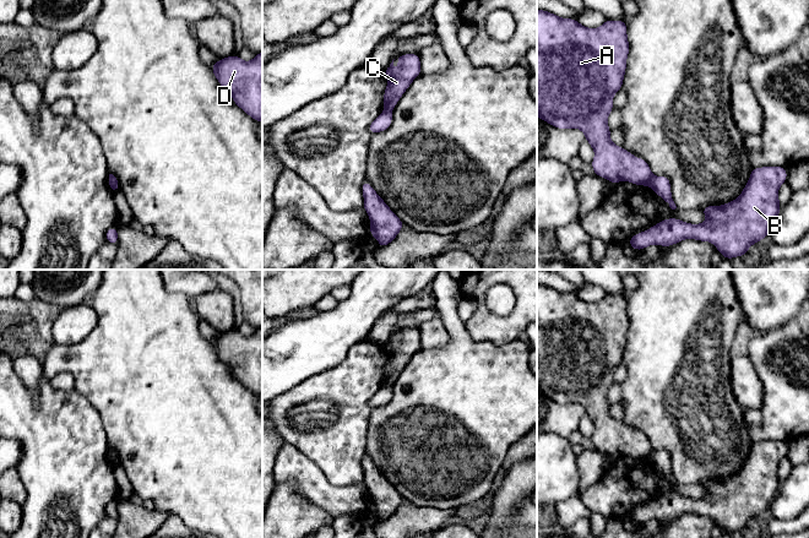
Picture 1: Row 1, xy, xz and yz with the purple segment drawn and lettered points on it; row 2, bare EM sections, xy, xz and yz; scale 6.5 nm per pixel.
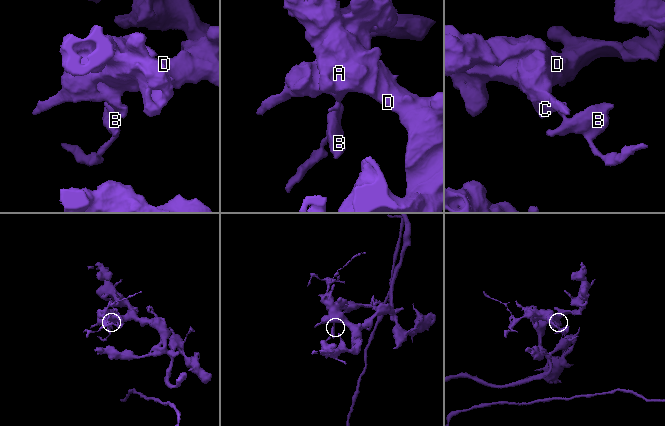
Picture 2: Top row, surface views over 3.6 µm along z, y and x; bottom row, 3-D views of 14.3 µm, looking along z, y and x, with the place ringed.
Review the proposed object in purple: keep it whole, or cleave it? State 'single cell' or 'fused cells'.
fused cells

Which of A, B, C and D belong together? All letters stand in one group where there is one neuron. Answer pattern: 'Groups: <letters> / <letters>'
Groups: A C D / B

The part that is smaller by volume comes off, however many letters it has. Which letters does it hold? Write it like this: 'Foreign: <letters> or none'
Foreign: B

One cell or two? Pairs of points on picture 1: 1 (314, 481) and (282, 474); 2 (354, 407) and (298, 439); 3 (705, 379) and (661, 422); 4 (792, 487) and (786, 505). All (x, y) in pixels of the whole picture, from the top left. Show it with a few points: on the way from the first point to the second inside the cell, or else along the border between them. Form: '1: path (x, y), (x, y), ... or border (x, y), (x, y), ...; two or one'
1: path (307, 477), (304, 474), (289, 474); one
2: path (345, 422), (327, 439), (313, 439); one
3: path (694, 389), (672, 411); one
4: path (792, 492), (791, 500); one

